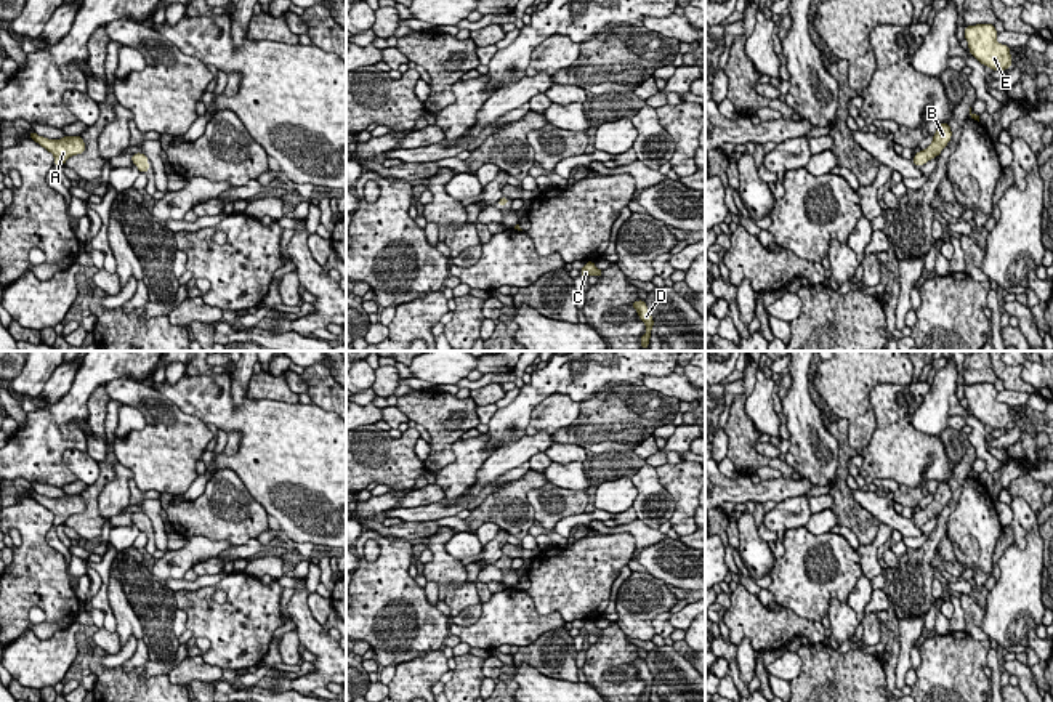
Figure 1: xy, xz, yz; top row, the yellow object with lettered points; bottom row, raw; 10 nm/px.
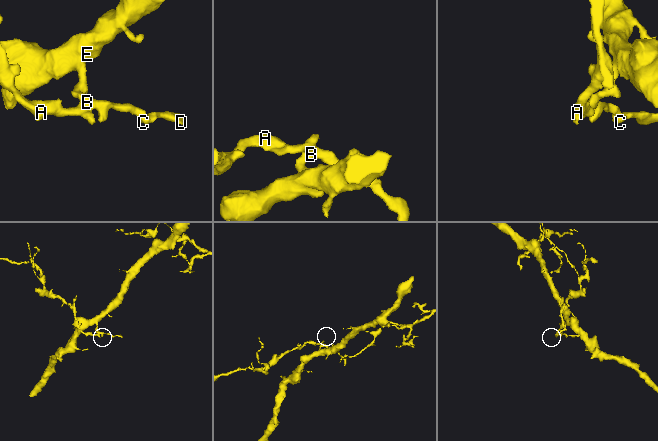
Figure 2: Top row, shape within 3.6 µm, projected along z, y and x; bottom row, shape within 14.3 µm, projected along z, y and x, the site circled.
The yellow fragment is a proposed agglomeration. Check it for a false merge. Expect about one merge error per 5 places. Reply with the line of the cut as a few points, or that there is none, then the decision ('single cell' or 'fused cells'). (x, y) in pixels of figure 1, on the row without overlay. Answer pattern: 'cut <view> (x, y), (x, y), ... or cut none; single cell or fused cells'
cut none; single cell

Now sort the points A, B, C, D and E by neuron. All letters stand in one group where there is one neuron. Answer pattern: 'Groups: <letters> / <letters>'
Groups: A B C D E

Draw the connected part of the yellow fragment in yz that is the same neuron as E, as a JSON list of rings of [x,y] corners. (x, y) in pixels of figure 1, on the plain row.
[[[976,383],[965,386],[970,414],[992,430],[1011,426],[1010,405],[999,402],[994,383]]]

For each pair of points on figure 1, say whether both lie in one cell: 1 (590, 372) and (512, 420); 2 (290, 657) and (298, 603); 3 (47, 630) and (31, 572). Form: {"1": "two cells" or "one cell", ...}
{"1": "one cell", "2": "two cells", "3": "one cell"}

